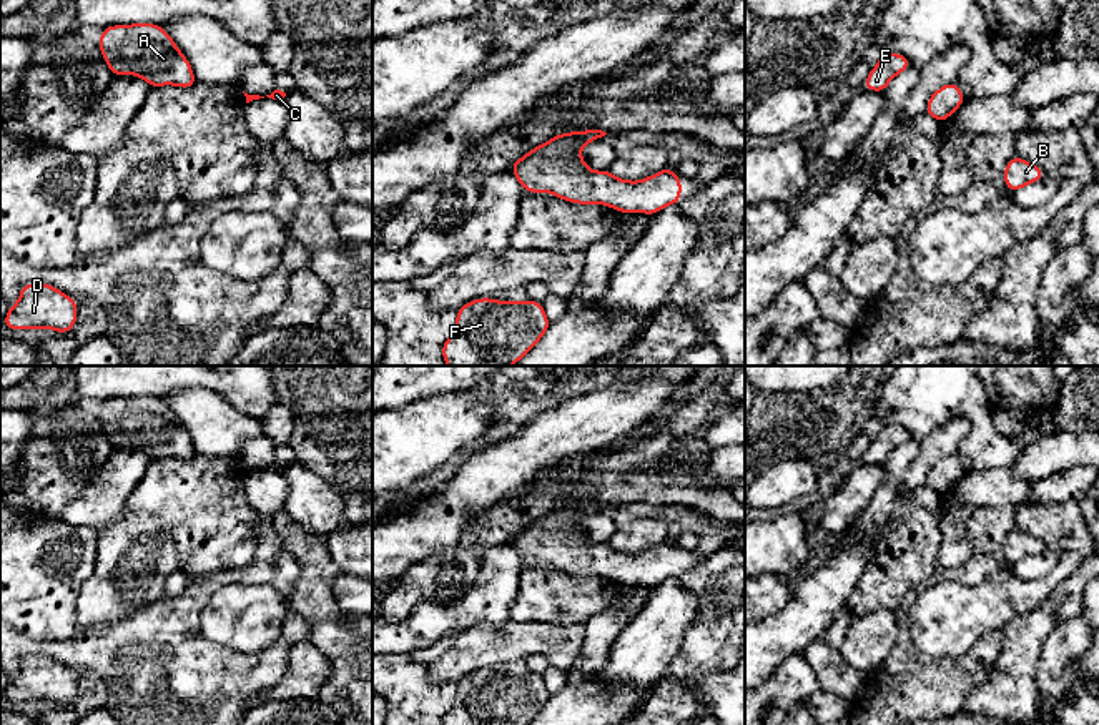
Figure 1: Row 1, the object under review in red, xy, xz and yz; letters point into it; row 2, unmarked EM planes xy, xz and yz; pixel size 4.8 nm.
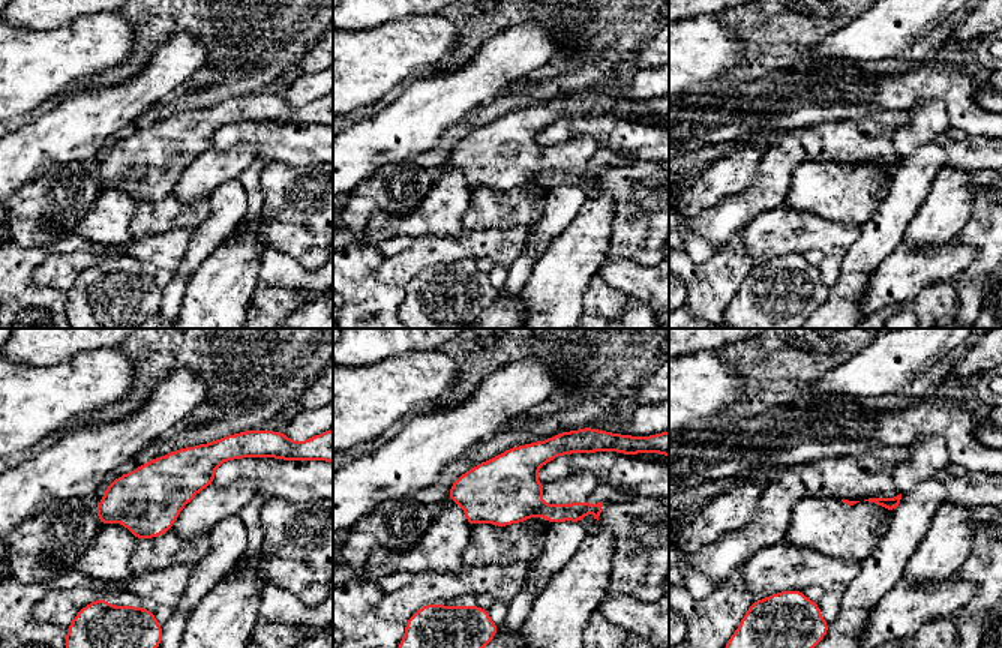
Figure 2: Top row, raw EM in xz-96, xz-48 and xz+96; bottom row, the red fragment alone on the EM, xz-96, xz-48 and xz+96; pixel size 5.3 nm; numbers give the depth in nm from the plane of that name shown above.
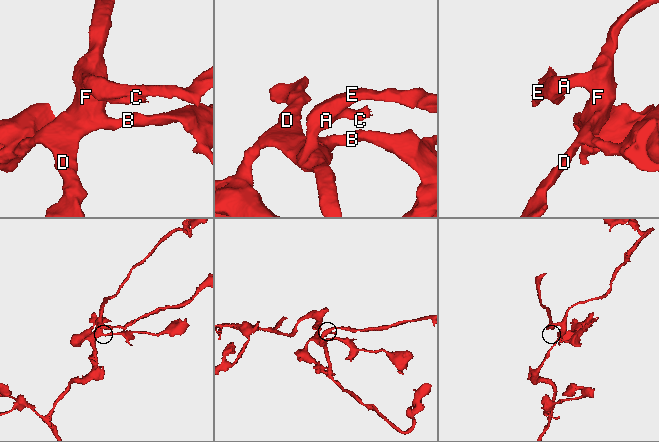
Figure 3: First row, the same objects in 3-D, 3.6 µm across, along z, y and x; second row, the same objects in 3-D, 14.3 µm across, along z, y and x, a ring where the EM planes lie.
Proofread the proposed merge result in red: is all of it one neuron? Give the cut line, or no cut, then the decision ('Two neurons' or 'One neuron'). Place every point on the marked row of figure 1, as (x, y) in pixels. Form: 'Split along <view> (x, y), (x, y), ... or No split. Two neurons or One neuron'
No split. One neuron

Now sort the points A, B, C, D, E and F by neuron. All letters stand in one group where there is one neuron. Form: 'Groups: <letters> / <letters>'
Groups: A B C D E F

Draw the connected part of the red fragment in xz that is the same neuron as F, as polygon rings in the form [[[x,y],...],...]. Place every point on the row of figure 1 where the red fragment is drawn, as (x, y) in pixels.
[[[472,299],[459,308],[454,333],[441,354],[447,366],[512,366],[549,326],[539,301]]]

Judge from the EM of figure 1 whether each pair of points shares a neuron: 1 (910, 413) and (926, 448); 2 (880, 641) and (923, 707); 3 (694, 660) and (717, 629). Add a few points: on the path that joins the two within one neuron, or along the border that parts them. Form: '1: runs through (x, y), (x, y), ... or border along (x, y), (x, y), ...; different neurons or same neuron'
1: border along (956, 416), (920, 441); different neurons
2: border along (898, 614), (896, 642), (887, 659), (868, 675); different neurons
3: runs through (702, 652), (714, 637); same neuron

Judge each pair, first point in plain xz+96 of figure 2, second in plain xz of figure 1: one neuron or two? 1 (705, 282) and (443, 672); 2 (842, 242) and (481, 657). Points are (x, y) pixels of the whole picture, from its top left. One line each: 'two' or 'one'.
1: two
2: one

